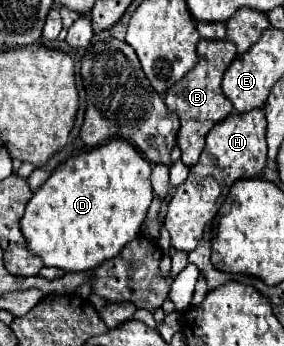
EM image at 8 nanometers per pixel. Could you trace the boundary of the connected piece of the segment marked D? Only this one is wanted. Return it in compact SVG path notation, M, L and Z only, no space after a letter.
M112 139L100 147L82 151L76 157L60 163L44 185L32 195L20 221L20 231L26 239L28 251L38 255L44 265L58 267L64 271L90 271L100 263L116 257L120 249L130 243L146 217L146 211L154 199L150 185L150 163L148 159L128 141Z

